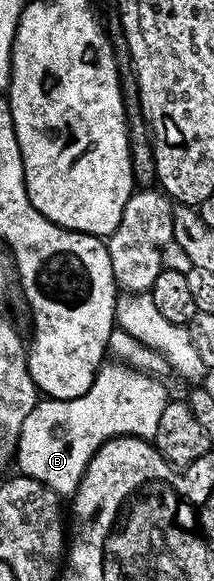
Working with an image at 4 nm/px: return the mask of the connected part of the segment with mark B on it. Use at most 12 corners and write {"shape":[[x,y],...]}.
{"shape":[[104,364],[73,400],[36,401],[18,473],[74,495],[110,438],[154,439],[169,395]]}

